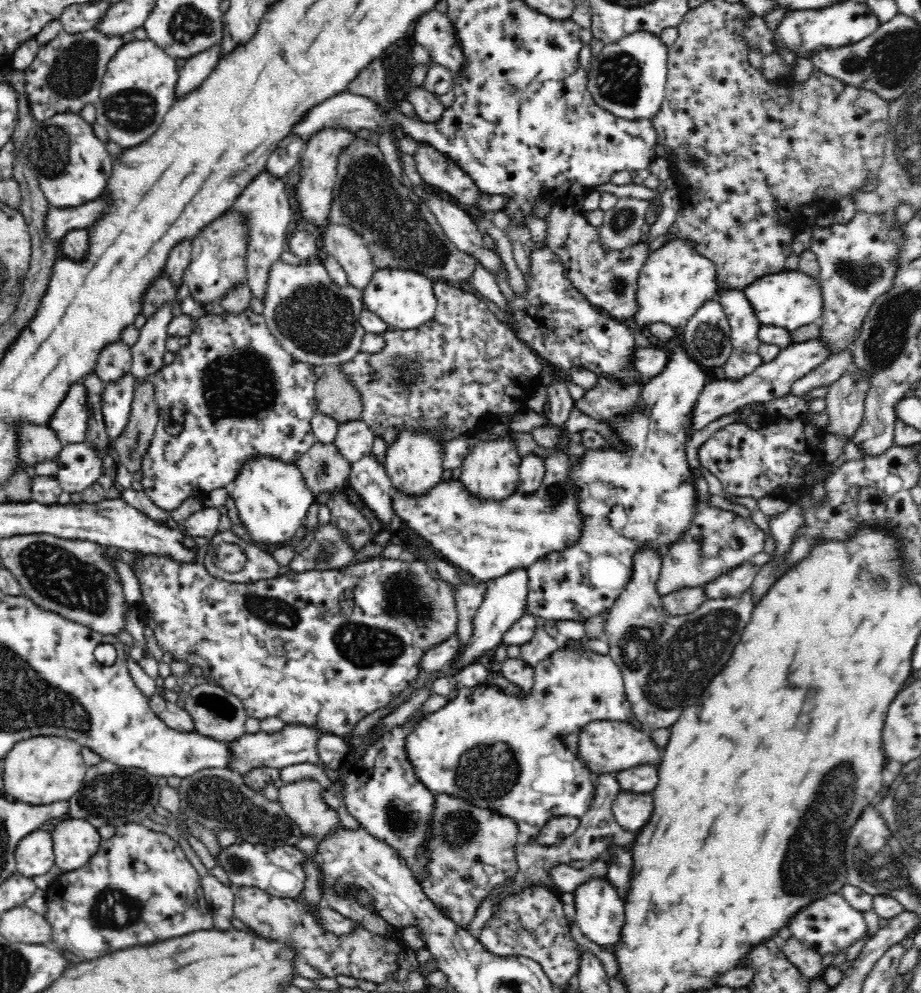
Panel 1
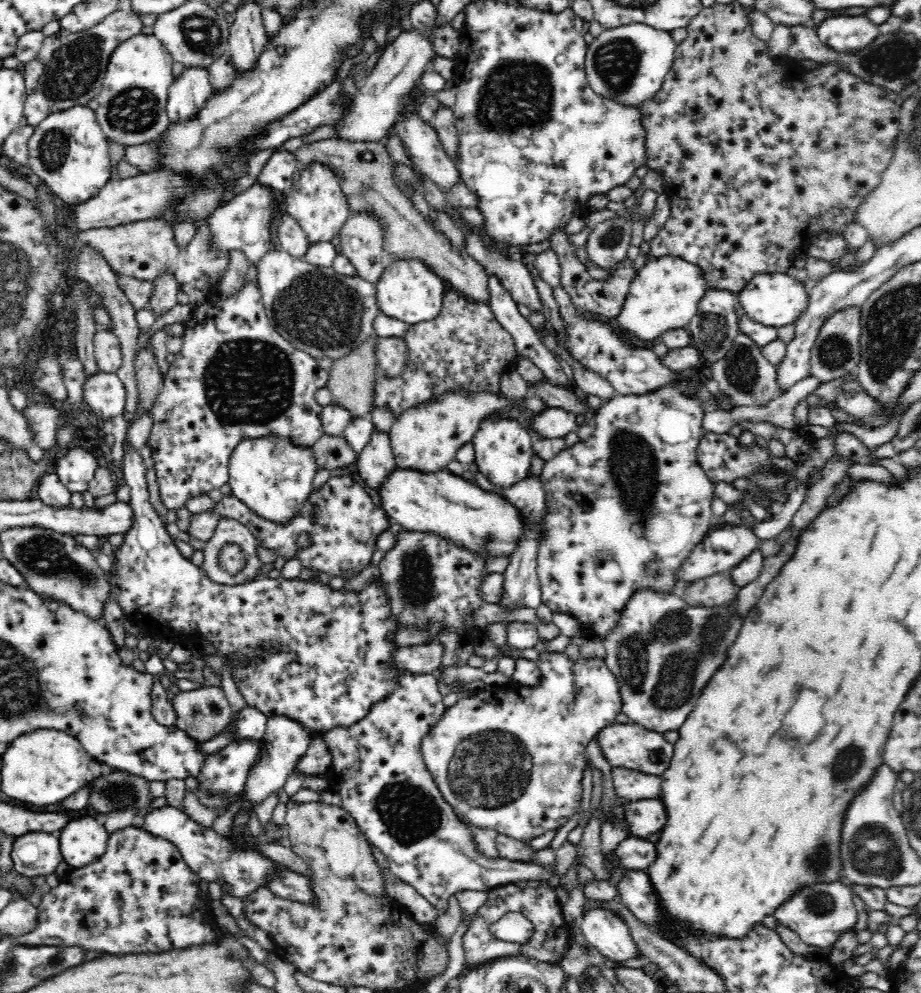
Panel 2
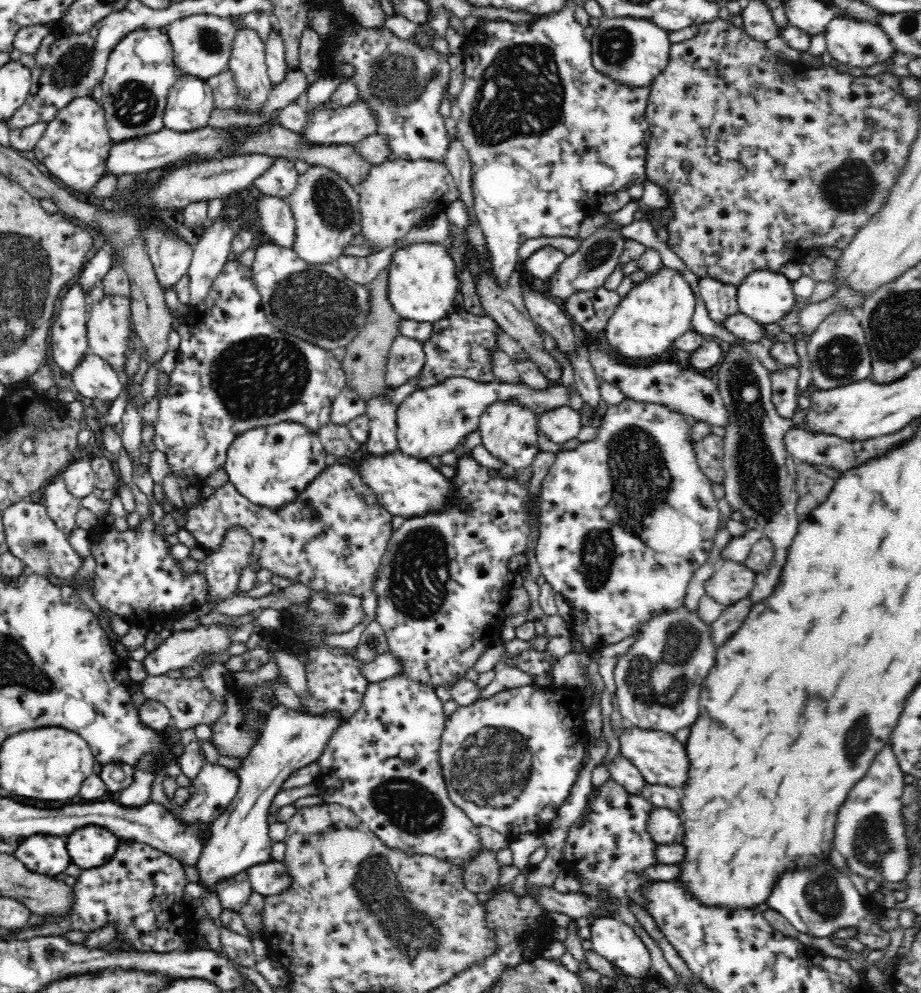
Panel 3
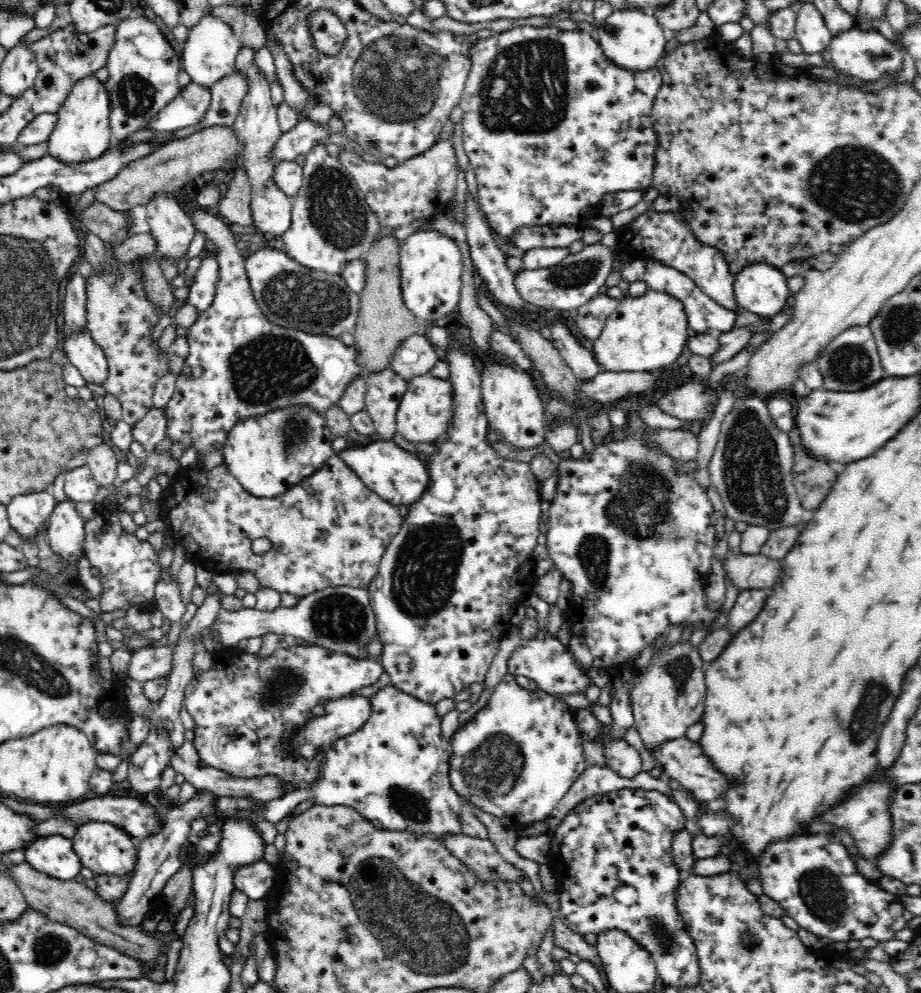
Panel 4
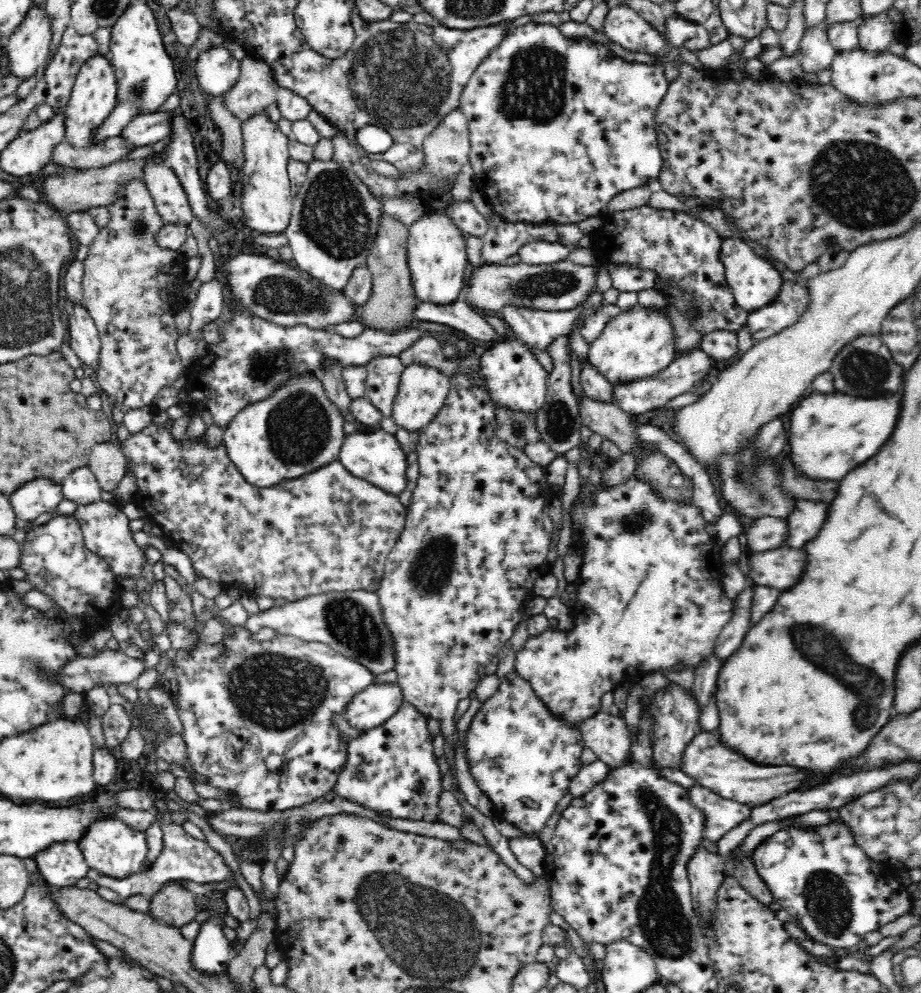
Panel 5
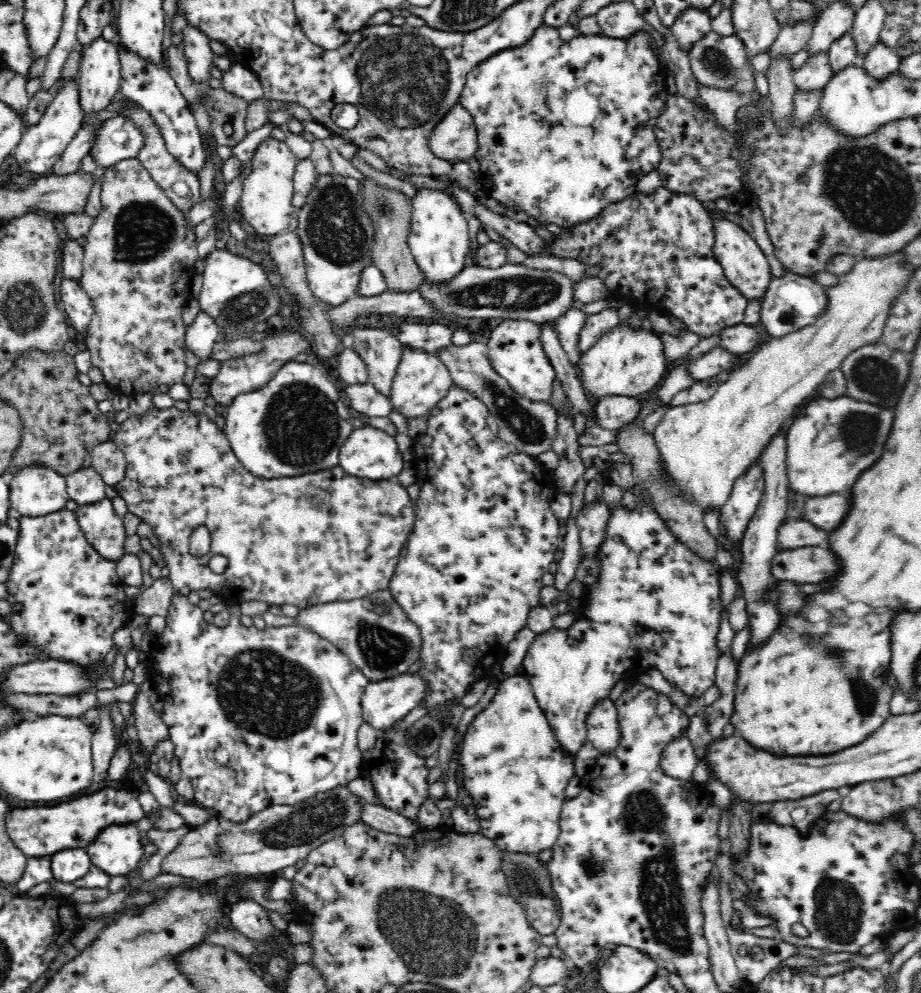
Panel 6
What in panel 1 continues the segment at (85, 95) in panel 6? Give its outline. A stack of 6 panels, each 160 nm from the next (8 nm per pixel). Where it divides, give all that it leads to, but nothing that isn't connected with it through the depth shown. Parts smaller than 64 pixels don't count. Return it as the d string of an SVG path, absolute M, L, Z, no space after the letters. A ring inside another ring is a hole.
M80 111L58 113L48 117L48 120L34 121L29 133L20 142L20 151L44 195L56 208L77 207L94 200L106 191L113 176L114 158L106 150L106 145L99 139L92 124L82 118Z

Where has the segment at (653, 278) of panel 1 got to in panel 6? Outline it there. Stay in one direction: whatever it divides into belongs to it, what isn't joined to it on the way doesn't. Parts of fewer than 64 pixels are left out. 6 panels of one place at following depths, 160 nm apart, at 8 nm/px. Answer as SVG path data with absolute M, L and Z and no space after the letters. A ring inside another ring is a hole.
M620 323L579 356L575 367L582 388L598 402L612 396L640 398L650 394L665 378L667 361L663 349L663 342L656 332L641 327L632 329L628 324Z

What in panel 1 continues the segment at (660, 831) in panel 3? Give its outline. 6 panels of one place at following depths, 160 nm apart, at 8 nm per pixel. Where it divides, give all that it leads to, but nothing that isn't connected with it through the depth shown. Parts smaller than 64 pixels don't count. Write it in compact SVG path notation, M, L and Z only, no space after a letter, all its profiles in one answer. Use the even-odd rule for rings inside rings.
M622 792L612 803L616 822L628 832L642 830L654 816L654 797L652 793L632 794Z

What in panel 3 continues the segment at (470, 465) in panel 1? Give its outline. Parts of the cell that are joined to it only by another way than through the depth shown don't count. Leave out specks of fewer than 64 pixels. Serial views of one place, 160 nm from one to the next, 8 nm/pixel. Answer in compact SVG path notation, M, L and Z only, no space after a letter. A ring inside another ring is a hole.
M496 400L485 409L479 419L482 444L488 452L502 459L512 470L522 470L532 464L540 452L538 445L539 414L521 404L518 400Z

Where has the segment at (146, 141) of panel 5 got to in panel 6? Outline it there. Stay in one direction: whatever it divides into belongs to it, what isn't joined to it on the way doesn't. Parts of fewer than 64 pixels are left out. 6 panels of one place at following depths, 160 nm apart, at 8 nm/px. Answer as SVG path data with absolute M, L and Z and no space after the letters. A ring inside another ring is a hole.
M123 116L108 118L101 121L95 128L93 141L89 148L89 155L100 168L110 168L110 166L118 164L121 160L136 157L142 145L142 135L130 120L125 119Z

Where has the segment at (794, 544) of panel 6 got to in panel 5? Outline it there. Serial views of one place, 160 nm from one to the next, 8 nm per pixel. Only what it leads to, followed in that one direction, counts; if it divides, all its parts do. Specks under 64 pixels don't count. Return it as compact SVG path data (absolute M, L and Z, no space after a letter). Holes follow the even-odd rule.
M761 517L744 533L746 552L769 551L784 547L791 536L789 518Z

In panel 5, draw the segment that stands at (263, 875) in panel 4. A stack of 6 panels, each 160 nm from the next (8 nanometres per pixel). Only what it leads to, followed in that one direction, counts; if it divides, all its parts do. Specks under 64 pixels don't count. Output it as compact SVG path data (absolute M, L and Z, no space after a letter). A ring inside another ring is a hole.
M171 811L162 812L158 816L158 824L163 832L163 849L160 856L149 868L145 868L141 873L127 876L127 878L113 878L113 876L106 876L92 868L87 873L88 880L98 884L99 887L108 888L118 893L123 899L133 895L142 895L146 900L152 900L154 894L157 894L168 882L172 881L192 880L197 884L208 884L222 882L222 880L234 880L234 874L224 862L224 858L215 852L207 841L198 840L188 835L182 825L174 822L170 813Z

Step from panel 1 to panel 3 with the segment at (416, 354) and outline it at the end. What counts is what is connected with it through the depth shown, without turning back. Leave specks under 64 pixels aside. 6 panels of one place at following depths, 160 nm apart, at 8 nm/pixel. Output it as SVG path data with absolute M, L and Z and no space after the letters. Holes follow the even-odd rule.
M465 310L455 311L446 316L442 320L434 323L434 332L430 336L430 340L424 343L424 352L426 353L426 362L424 362L424 370L420 376L421 386L419 388L428 388L429 385L436 385L441 381L447 380L448 377L468 377L477 382L490 383L496 381L492 367L489 361L490 349L496 347L498 336L496 332L500 332L499 326L488 315L479 316Z

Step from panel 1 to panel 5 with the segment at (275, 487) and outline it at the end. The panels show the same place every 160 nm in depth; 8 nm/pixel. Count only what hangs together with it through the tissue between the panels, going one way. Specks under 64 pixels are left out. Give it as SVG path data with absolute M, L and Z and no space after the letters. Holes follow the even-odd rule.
M298 373L264 400L241 409L224 428L227 454L244 478L257 487L298 478L339 460L347 438L344 414L327 396L319 376Z

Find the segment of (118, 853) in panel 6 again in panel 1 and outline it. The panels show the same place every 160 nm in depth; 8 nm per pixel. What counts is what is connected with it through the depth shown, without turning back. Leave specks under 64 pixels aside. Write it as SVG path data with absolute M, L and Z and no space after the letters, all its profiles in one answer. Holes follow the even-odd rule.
M62 818L49 826L52 833L55 865L62 872L83 868L98 853L102 837L91 821Z

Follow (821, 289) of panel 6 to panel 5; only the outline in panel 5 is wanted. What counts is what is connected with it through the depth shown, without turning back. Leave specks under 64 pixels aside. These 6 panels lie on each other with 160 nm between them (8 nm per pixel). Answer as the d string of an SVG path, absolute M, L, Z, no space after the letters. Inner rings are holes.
M785 280L773 296L772 302L749 313L746 326L755 342L780 334L794 326L810 308L812 297L804 280Z

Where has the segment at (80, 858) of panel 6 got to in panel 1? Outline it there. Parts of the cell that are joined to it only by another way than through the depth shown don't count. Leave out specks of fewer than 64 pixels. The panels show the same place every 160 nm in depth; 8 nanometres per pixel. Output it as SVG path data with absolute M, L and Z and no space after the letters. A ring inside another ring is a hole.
M49 827L29 832L17 844L15 862L17 873L20 875L27 878L45 875L55 865L55 861L52 833Z

